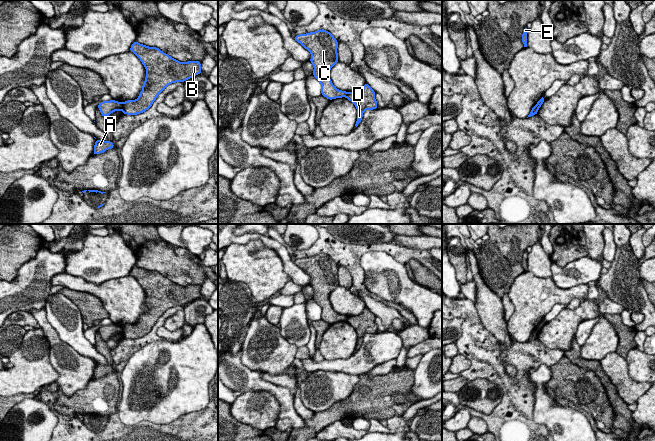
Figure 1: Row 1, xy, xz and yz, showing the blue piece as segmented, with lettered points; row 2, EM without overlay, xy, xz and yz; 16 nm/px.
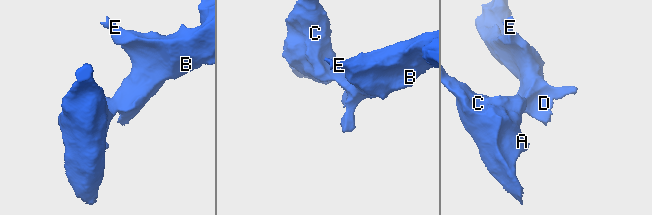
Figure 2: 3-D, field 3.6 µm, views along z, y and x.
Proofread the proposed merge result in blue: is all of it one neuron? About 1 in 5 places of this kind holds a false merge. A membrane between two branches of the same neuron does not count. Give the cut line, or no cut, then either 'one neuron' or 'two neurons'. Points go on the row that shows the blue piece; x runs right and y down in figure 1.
cut xy (121, 103), (123, 111); two neurons

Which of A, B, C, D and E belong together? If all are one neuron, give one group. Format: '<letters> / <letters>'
A C / B D E

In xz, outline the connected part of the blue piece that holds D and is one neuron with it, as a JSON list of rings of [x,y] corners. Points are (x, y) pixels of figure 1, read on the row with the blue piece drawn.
[[[365,83],[360,91],[349,92],[346,96],[346,98],[351,101],[357,109],[356,127],[360,124],[365,110],[378,109],[375,93],[376,92],[367,83]]]

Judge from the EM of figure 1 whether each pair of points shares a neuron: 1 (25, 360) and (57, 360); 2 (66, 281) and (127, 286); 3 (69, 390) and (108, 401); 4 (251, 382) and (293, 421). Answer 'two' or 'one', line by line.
1: two
2: one
3: two
4: one

